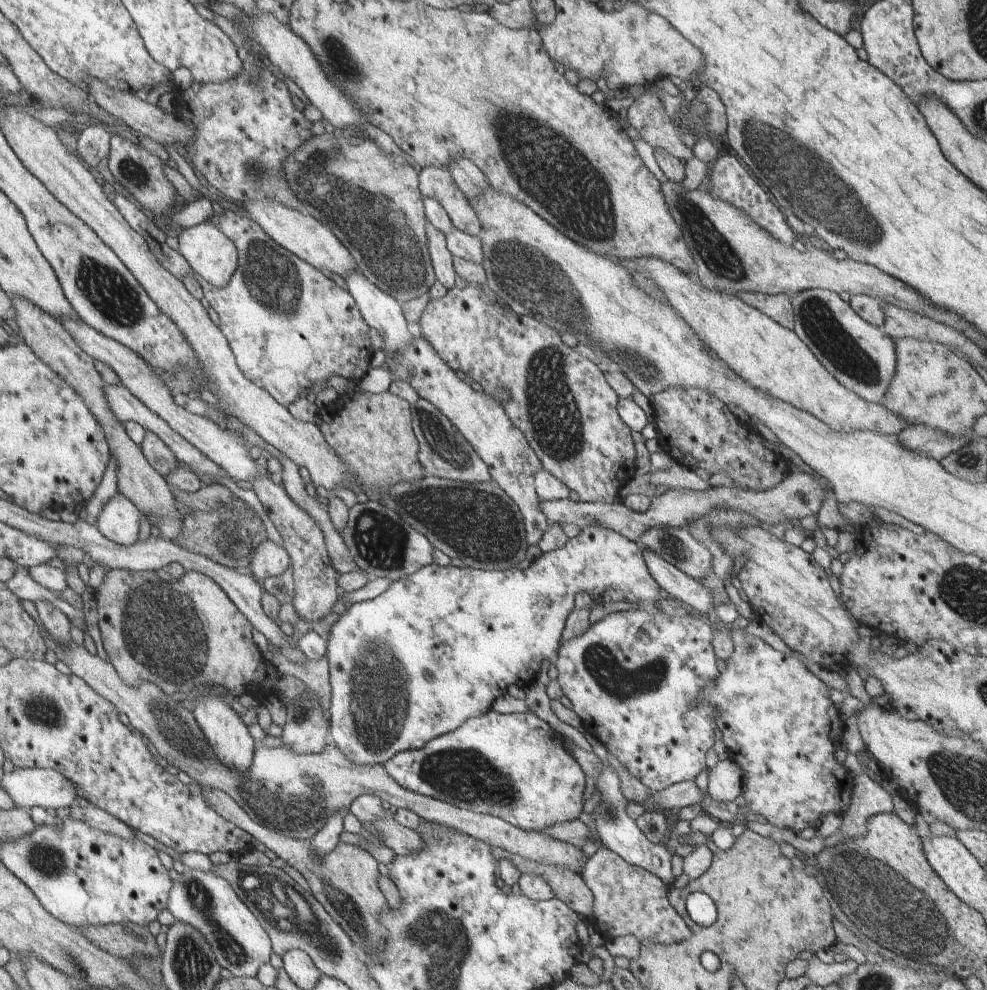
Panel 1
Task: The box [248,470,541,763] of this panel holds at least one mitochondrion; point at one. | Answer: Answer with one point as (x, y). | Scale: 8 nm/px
(383, 687)

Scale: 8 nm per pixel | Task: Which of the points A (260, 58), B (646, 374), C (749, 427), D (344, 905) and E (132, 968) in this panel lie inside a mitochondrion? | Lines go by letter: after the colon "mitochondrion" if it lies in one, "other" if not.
A: other
B: mitochondrion
C: other
D: mitochondrion
E: other

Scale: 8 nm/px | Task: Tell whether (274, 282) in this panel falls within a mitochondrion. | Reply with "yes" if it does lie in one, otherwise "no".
yes

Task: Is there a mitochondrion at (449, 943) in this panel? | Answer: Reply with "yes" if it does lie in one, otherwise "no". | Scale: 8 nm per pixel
yes

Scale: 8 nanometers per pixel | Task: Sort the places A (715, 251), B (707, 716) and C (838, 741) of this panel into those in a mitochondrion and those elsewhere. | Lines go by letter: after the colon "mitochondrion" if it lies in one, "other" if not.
A: mitochondrion
B: other
C: other

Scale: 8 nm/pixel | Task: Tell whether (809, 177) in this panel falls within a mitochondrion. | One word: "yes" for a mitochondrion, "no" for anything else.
yes

